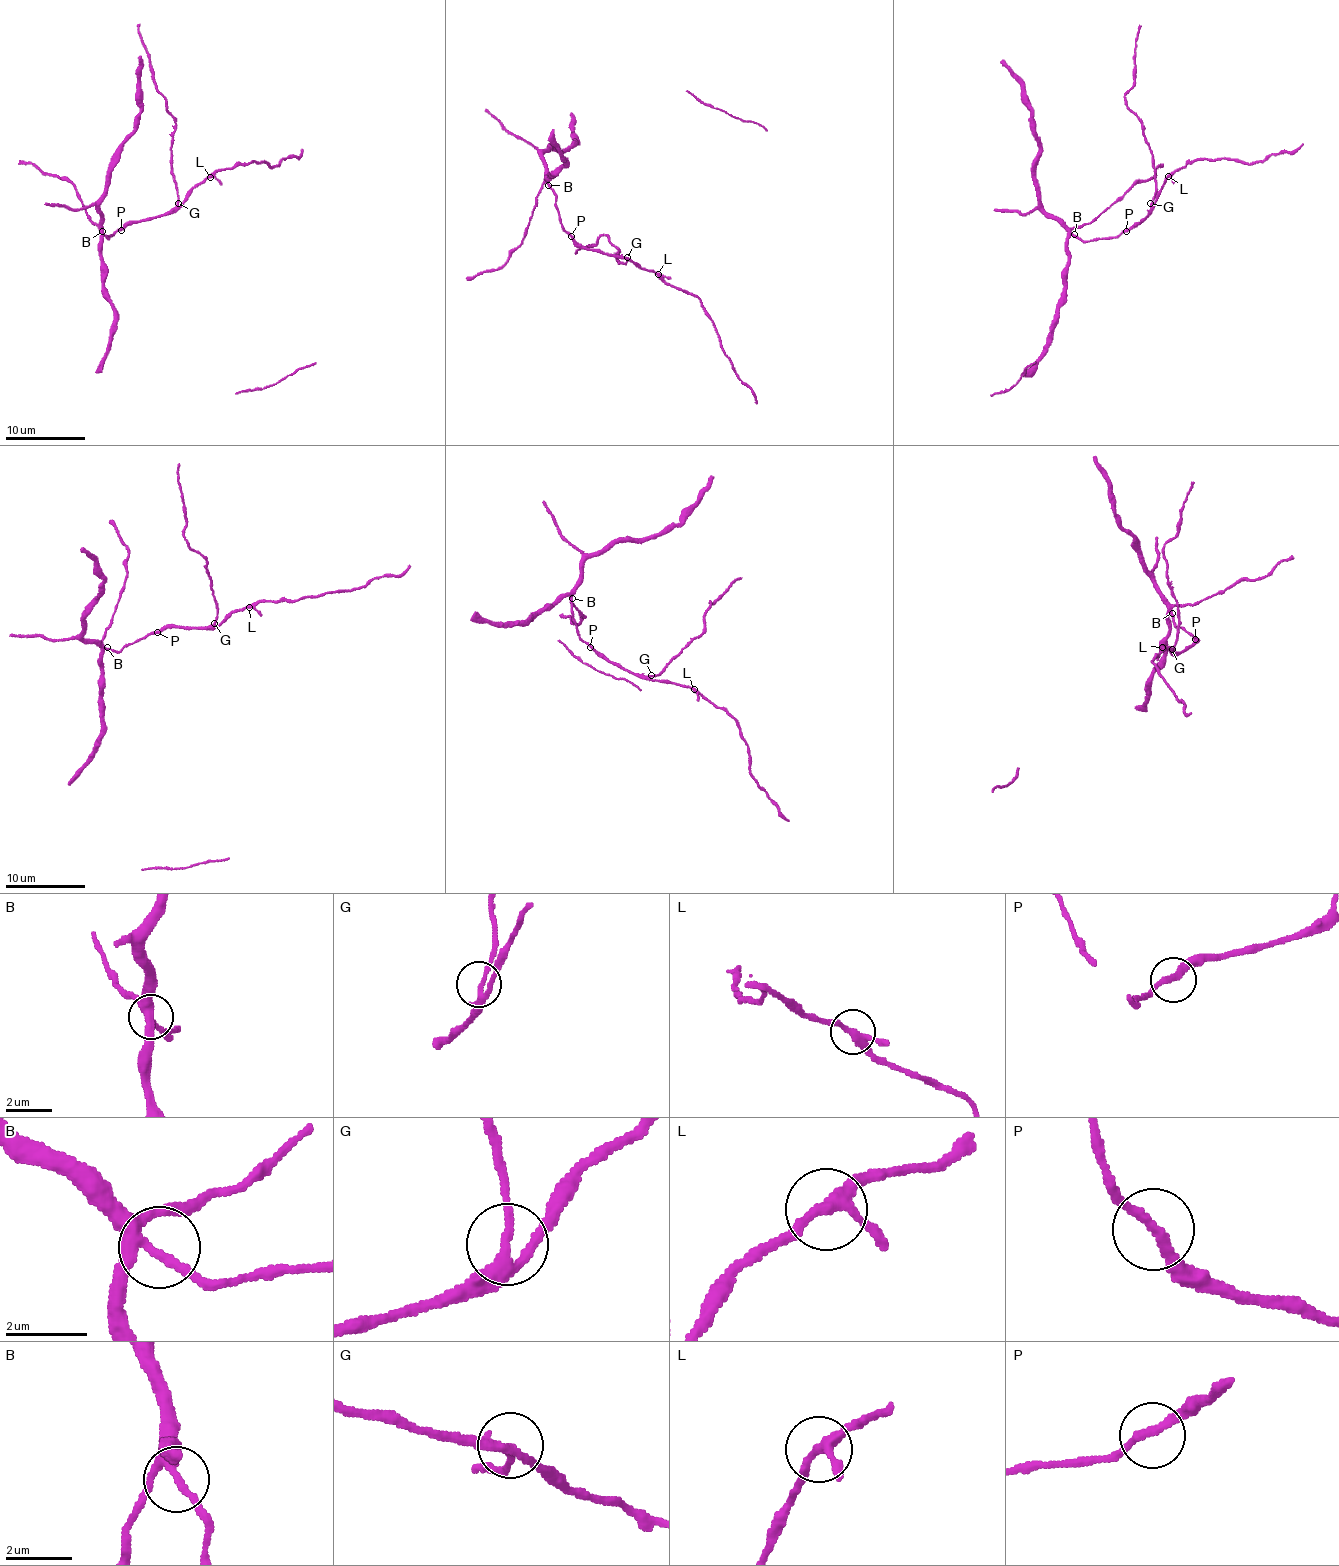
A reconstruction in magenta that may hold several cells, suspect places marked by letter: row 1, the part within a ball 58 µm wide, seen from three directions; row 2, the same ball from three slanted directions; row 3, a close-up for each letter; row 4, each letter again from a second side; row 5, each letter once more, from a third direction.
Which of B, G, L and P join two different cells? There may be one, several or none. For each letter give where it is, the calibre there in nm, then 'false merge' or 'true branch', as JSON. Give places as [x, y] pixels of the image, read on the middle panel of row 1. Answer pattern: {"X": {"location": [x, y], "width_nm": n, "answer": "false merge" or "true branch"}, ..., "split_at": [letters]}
{"B": {"location": [548, 185], "width_nm": 280, "answer": "true branch"}, "G": {"location": [627, 257], "width_nm": 240, "answer": "true branch"}, "L": {"location": [658, 274], "width_nm": 260, "answer": "true branch"}, "P": {"location": [571, 236], "width_nm": 240, "answer": "true branch"}, "split_at": []}

